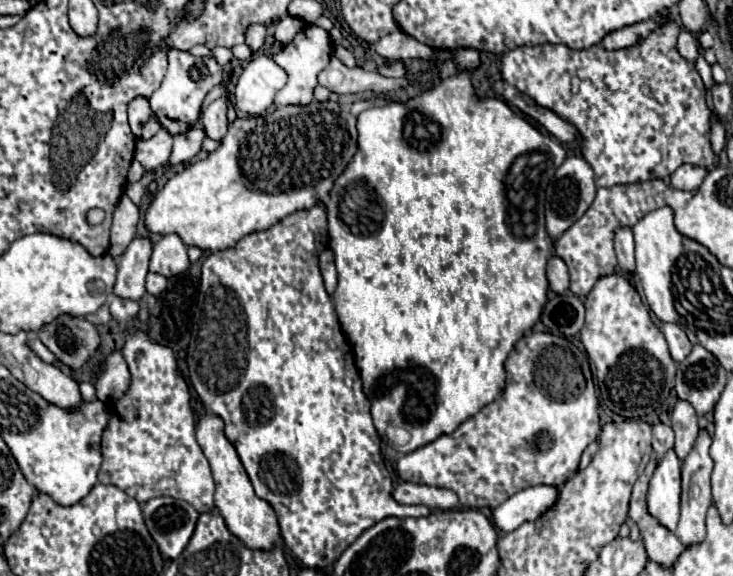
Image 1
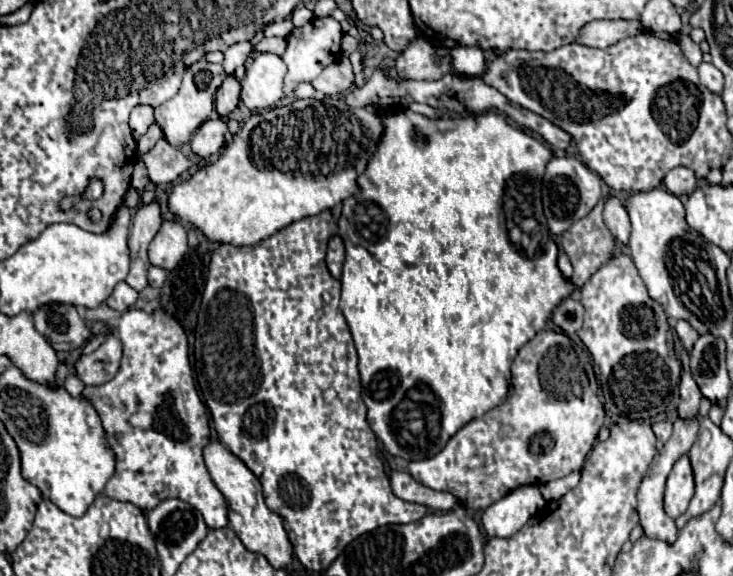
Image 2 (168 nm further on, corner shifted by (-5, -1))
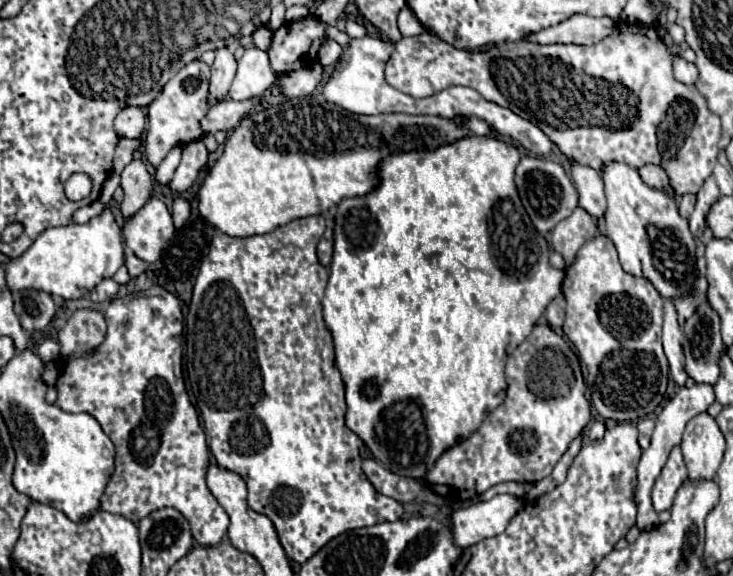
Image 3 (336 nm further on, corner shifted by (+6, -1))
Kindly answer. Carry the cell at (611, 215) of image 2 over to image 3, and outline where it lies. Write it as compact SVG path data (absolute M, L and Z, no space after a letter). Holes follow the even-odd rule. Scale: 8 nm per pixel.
M570 160L570 178L576 184L580 194L580 206L594 218L604 216L604 184L600 182L600 174L584 166L580 162Z

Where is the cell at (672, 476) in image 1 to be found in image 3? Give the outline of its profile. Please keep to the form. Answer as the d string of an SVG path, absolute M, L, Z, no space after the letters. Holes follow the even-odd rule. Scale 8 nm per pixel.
M674 446L668 456L668 462L664 464L660 476L656 478L656 482L652 486L652 504L654 504L656 512L670 510L676 490L682 486L682 482L686 478L688 478L688 470L686 470L682 452L678 446Z

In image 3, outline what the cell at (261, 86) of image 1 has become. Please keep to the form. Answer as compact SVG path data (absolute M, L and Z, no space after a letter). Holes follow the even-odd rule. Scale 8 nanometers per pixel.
M248 48L238 60L238 70L230 88L232 100L248 100L262 96L276 80L274 70L270 68L268 54L260 48Z

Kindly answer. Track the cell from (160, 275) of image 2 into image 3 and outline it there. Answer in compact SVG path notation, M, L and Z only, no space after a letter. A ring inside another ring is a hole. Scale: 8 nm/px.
M126 248L126 268L128 268L128 274L130 274L132 278L136 278L138 274L142 274L142 272L146 270L146 262L140 260L140 258L136 258L134 252Z

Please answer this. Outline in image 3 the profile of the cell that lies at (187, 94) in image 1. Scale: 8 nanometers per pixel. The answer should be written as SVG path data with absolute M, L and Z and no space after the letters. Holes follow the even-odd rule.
M194 60L186 64L176 76L168 80L164 90L154 98L148 106L148 126L144 136L144 156L152 166L158 166L166 154L174 146L184 146L194 140L204 138L200 120L208 112L208 82L210 82L210 66L202 60Z

